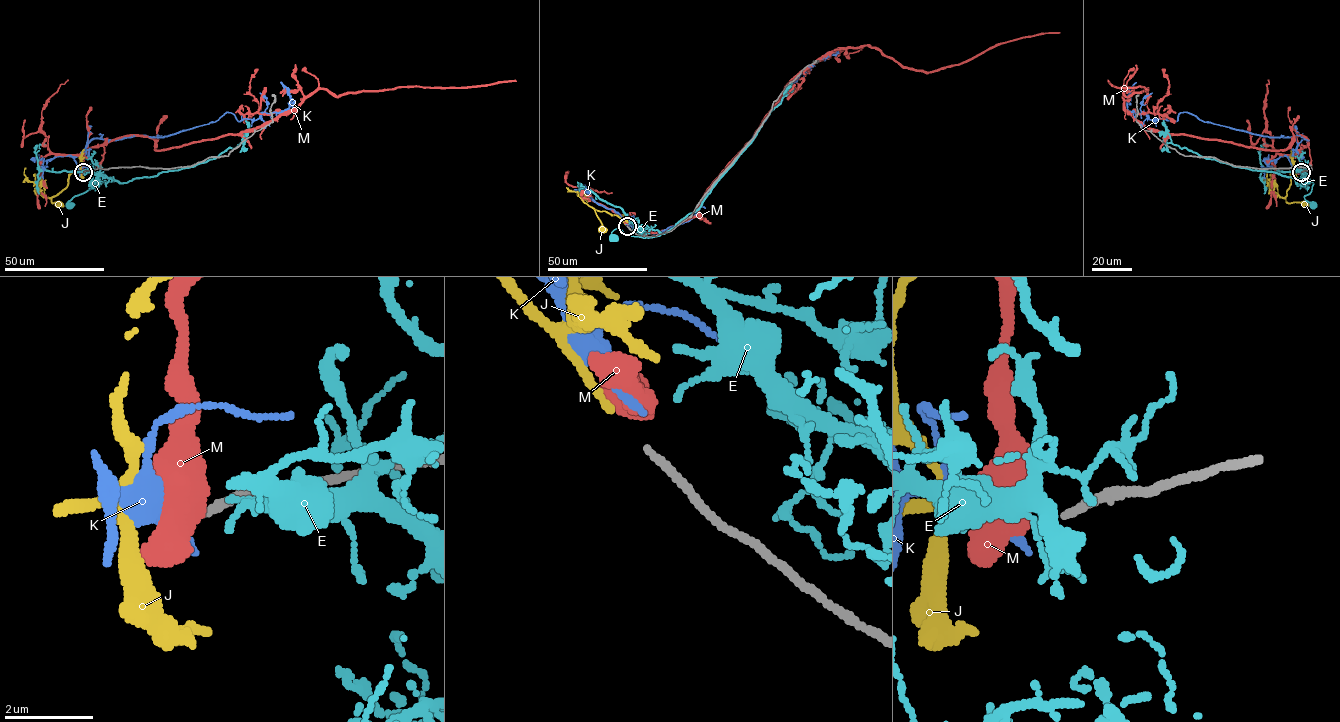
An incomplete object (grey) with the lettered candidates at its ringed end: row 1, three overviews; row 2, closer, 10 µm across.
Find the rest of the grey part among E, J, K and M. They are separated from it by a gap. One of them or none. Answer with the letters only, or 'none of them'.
J

